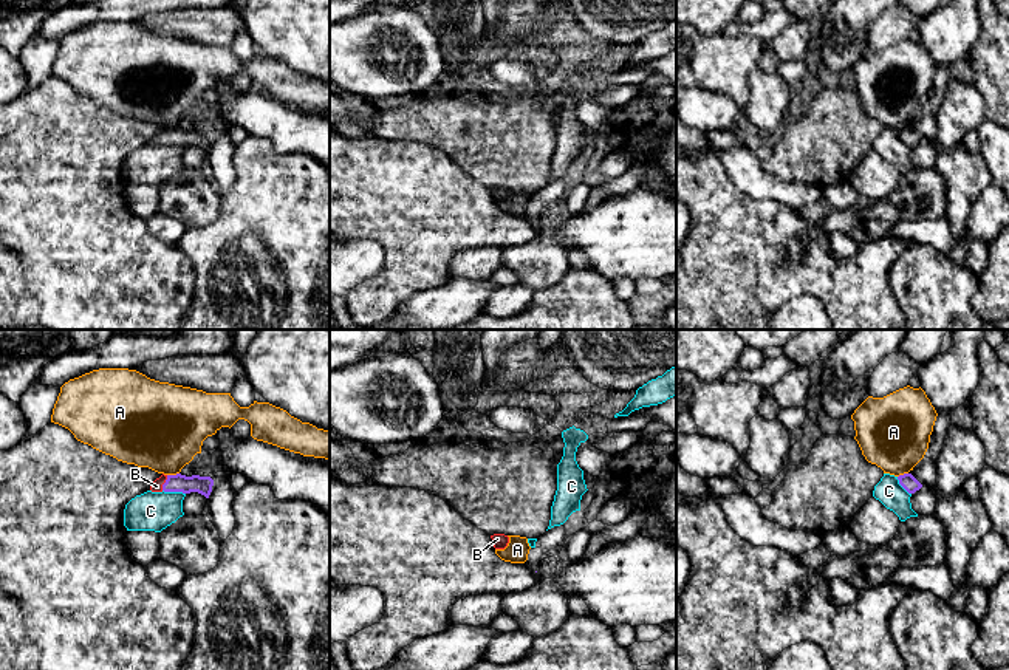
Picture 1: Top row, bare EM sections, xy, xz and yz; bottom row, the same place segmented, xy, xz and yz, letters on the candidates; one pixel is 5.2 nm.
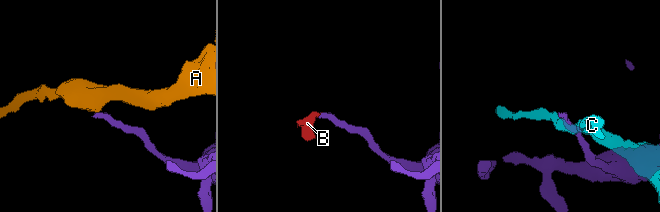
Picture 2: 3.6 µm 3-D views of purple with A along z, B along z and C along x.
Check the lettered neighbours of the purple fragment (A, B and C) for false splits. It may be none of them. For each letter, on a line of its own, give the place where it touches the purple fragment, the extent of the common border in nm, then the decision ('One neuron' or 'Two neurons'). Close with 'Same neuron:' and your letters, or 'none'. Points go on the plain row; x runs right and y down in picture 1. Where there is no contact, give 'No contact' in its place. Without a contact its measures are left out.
A: Touches purple at xy (172, 129). Shared border 70 nm. Two neurons
B: Touches purple at xy (164, 136). Shared border 90 nm. One neuron
C: Touches purple at xy (174, 144). Shared border 120 nm. Two neurons
Same neuron: B

